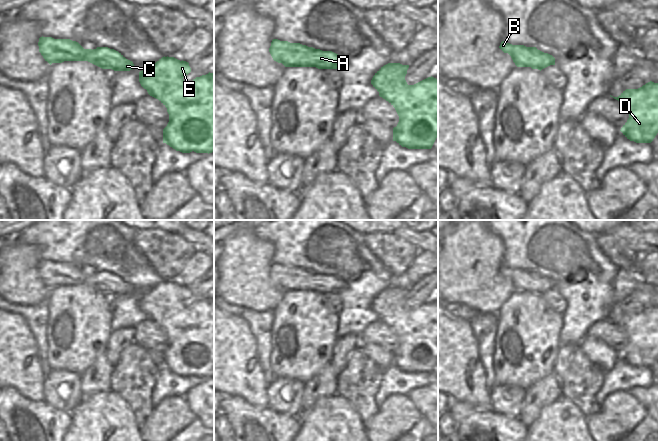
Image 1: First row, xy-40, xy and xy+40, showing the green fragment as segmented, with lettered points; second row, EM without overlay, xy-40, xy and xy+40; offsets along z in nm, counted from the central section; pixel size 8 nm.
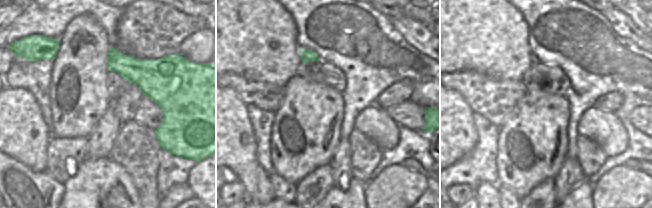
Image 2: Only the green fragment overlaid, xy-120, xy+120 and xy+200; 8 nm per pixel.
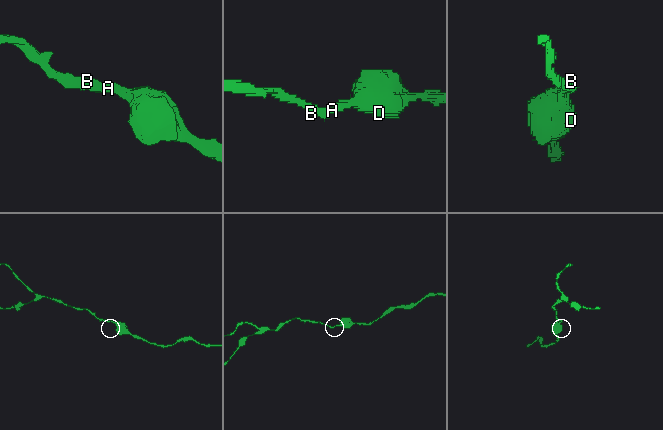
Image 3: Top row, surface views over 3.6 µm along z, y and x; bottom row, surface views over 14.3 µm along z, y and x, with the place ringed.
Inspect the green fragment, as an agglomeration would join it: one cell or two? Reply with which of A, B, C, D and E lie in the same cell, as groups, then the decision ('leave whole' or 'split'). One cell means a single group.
groups A B C D E; leave whole

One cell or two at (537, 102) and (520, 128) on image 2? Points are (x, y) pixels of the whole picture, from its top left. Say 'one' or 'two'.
one

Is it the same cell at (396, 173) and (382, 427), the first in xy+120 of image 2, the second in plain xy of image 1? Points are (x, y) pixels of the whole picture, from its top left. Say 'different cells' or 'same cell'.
same cell

